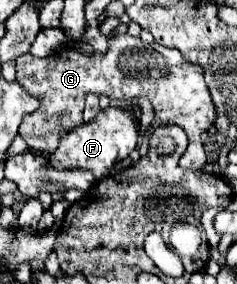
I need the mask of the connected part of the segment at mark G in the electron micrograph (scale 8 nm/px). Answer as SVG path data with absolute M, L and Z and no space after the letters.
M111 35L109 39L109 53L101 55L95 51L95 55L87 57L79 51L73 51L69 47L63 47L65 51L57 51L49 57L33 57L29 53L21 55L17 59L17 83L21 83L21 87L39 99L39 109L25 115L23 123L19 127L19 135L23 137L23 141L33 149L33 151L55 151L57 141L71 131L73 127L79 127L81 115L83 115L83 105L85 105L85 95L87 93L97 93L97 95L107 95L109 99L135 99L135 97L145 97L151 101L155 117L151 121L151 125L145 131L145 149L149 149L151 143L151 135L155 133L157 127L167 127L167 125L177 125L181 127L188 137L188 146L183 156L179 159L179 164L186 168L201 169L207 163L206 152L201 141L201 133L211 127L213 119L215 119L215 105L211 103L211 95L204 79L204 73L199 65L187 63L183 59L183 55L177 49L171 47L161 47L159 43L145 43L139 37L131 37L131 35Z

